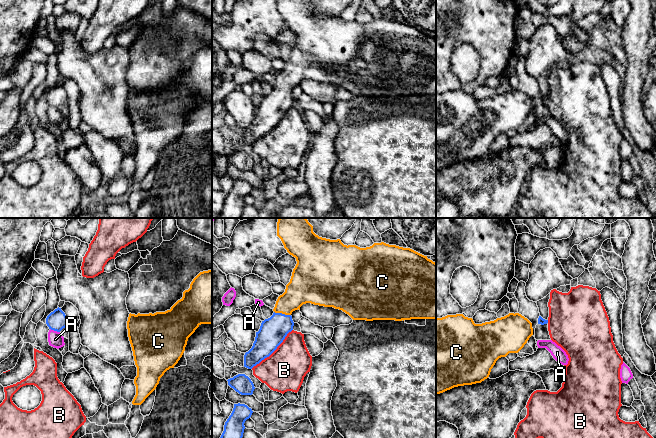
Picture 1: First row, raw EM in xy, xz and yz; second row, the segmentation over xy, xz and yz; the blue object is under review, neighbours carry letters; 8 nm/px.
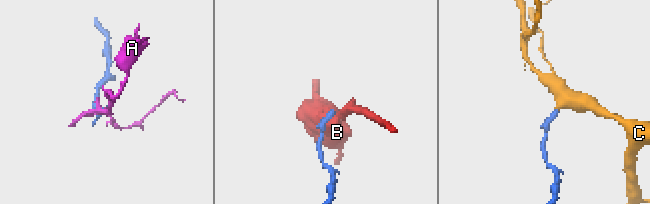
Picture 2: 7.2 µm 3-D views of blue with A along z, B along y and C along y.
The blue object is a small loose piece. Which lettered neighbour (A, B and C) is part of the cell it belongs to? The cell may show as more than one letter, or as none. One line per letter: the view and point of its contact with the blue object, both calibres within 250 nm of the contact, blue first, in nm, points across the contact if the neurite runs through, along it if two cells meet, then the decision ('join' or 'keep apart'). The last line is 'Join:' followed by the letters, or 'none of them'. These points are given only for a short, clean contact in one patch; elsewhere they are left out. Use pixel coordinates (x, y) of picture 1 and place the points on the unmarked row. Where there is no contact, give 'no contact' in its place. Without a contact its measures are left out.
A: contact xy (55, 106); calibres 160 and 120 nm; border xy (50, 104), (59, 108); keep apart
B: contact xz (273, 127); calibres 220 and 340 nm; keep apart
C: contact xz (281, 89); calibres 220 and 240 nm; way xz (272, 108), (281, 98), (281, 89), (284, 82), (301, 65); join
Join: C

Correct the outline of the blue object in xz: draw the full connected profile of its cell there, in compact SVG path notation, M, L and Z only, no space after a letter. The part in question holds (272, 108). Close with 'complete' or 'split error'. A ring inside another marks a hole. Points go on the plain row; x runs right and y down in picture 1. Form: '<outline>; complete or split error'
M277 0L277 12L287 28L296 34L290 58L280 71L273 85L273 91L262 97L256 108L252 124L244 131L244 143L252 145L269 133L293 106L292 88L300 86L303 80L333 83L342 86L353 96L395 96L436 95L436 39L410 24L374 19L370 23L344 21L340 15L330 16L313 8L311 0Z; split error

